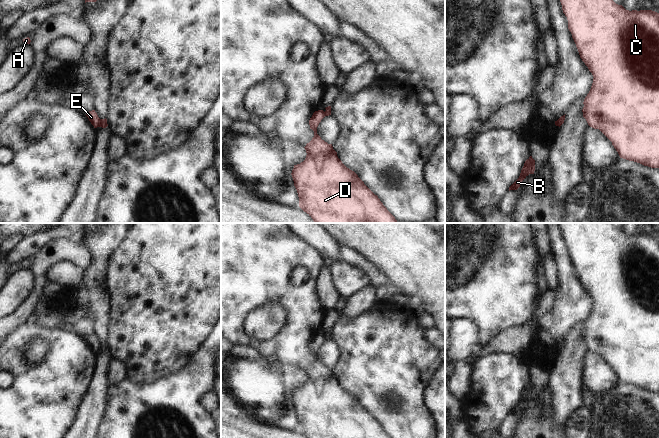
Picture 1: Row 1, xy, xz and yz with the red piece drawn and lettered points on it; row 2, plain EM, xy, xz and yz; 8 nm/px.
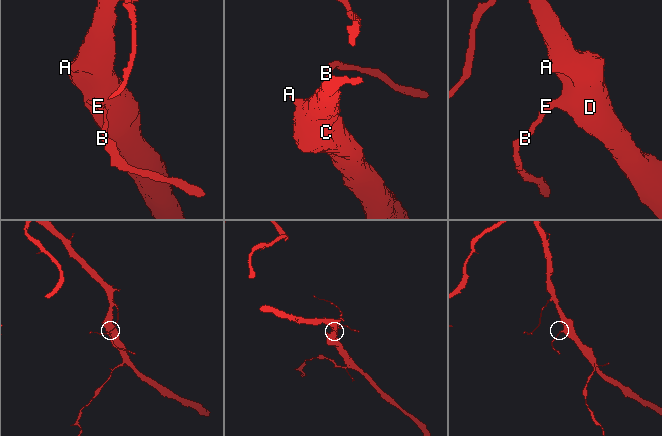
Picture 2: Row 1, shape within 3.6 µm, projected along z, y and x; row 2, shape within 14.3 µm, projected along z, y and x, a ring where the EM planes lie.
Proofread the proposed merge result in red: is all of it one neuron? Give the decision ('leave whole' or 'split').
split

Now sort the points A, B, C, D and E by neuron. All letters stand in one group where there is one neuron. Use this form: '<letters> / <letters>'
A C D E / B

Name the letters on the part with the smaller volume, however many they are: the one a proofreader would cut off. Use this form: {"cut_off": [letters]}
{"cut_off": ["B"]}

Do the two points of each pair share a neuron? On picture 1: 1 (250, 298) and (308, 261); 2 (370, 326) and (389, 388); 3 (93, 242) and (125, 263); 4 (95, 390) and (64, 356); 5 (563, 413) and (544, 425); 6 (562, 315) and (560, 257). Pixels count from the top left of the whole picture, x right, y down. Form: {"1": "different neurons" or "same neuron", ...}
{"1": "same neuron", "2": "same neuron", "3": "different neurons", "4": "different neurons", "5": "different neurons", "6": "same neuron"}

